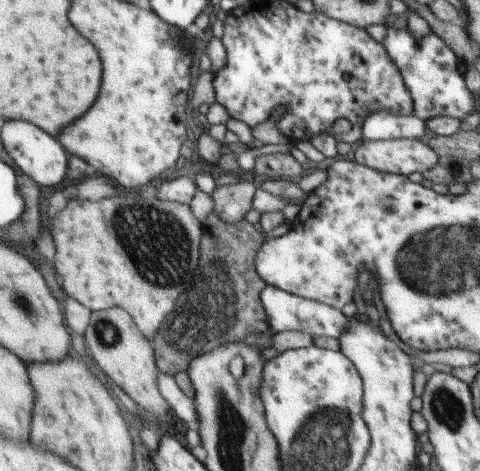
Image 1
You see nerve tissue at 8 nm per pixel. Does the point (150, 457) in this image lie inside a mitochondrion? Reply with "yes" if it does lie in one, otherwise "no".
no

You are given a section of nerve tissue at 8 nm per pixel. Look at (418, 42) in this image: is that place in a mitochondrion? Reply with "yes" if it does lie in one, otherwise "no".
no

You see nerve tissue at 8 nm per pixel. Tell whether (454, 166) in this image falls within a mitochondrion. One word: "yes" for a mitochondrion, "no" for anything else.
yes

